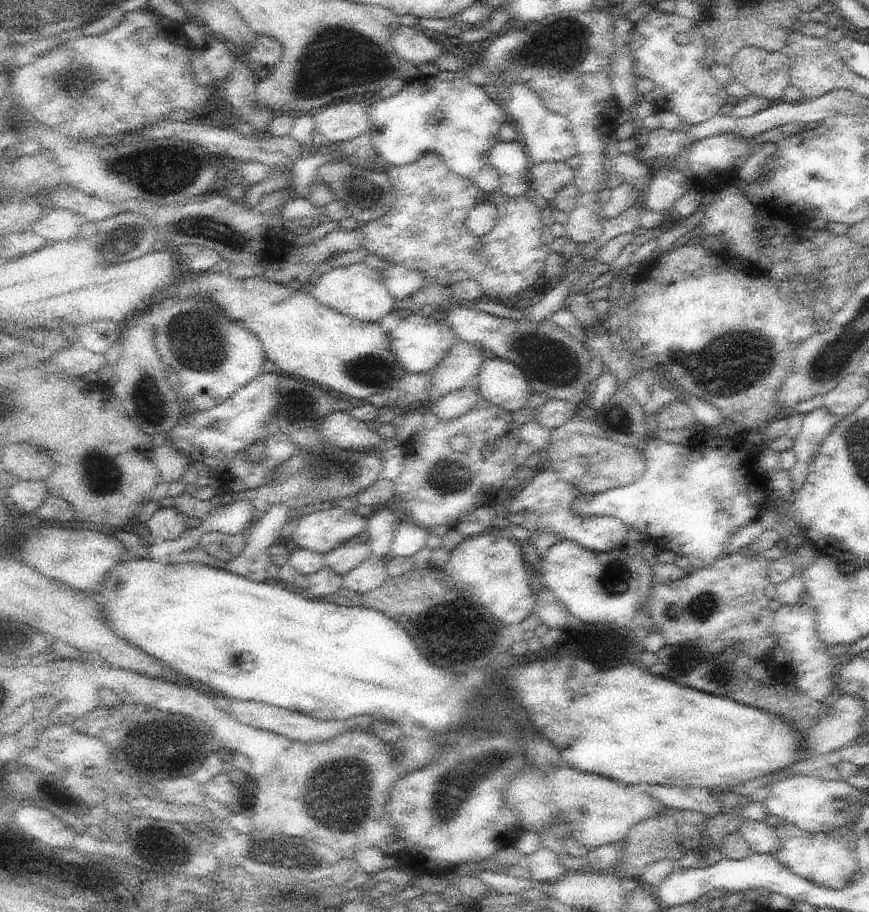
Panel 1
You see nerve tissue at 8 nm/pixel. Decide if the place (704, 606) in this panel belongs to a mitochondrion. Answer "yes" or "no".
yes

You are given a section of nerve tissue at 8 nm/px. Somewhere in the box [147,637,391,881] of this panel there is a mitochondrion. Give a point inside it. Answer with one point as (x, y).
(341, 803)

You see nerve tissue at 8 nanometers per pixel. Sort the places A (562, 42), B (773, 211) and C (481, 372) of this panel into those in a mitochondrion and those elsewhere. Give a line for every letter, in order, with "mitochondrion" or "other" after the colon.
A: mitochondrion
B: other
C: other

